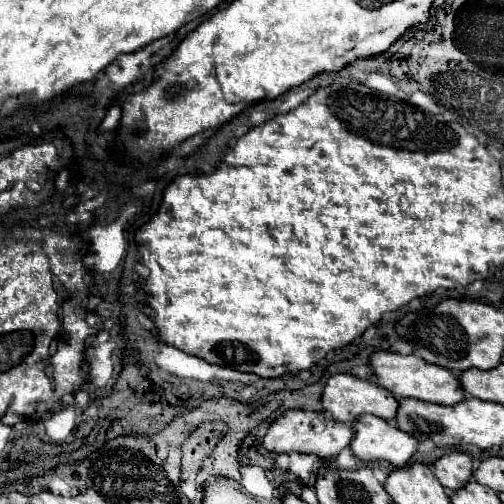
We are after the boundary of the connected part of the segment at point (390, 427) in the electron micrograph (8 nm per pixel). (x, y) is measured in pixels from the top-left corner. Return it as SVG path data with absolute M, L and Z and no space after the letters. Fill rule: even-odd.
M364 414L354 422L354 440L350 450L364 462L386 460L404 468L416 454L418 440L394 426L394 422Z

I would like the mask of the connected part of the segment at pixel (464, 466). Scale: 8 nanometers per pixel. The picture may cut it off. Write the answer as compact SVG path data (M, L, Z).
M448 452L438 462L434 462L434 474L440 484L452 492L460 490L472 480L472 458L466 452Z

